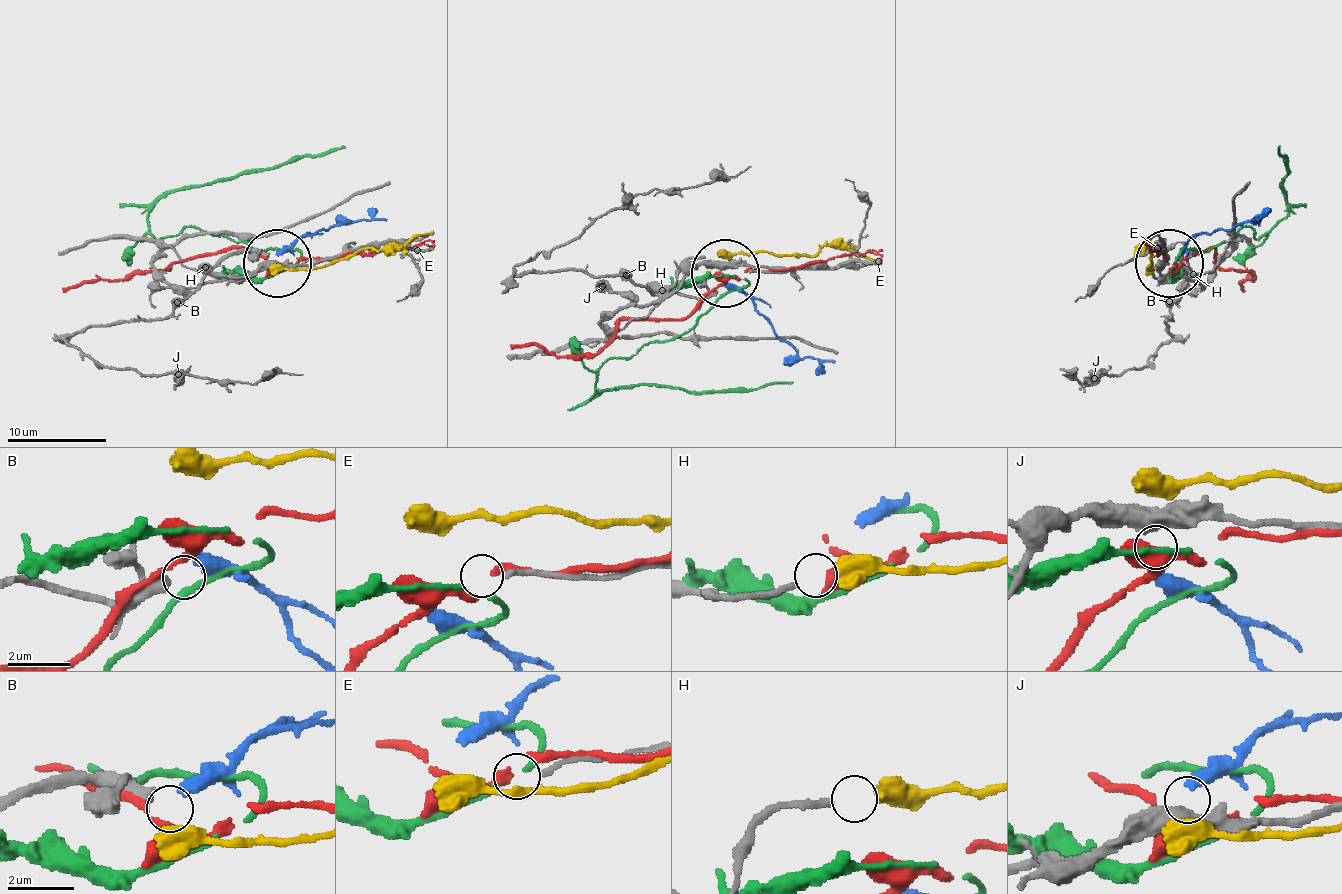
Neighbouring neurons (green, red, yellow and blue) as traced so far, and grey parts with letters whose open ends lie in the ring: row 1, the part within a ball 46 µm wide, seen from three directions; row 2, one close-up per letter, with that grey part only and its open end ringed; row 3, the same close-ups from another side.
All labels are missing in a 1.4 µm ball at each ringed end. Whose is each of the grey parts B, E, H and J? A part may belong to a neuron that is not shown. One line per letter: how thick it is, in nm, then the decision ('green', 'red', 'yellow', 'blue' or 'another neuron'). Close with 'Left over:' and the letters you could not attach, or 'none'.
B: 320 nm | another neuron
E: 170 nm | green
H: 200 nm | yellow
J: 480 nm | blue
Left over: B

